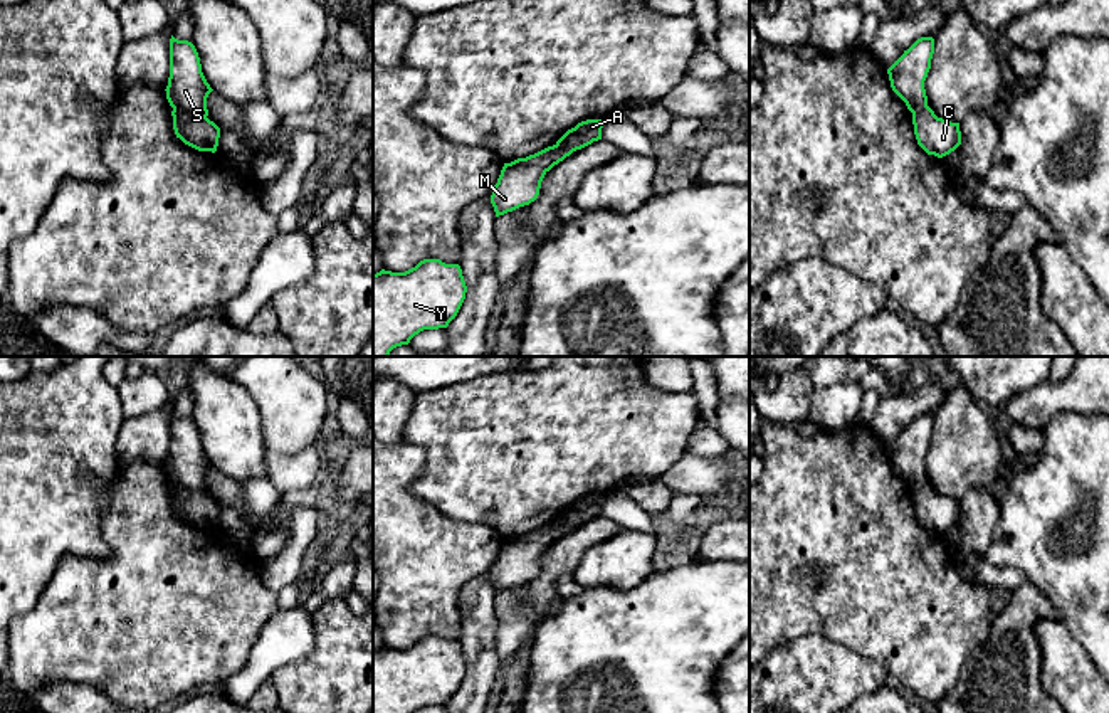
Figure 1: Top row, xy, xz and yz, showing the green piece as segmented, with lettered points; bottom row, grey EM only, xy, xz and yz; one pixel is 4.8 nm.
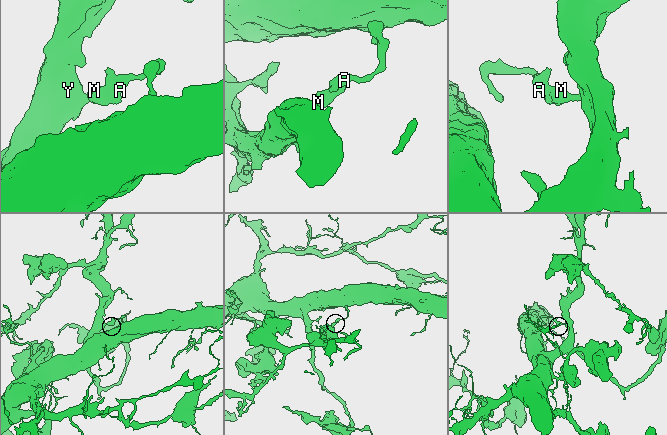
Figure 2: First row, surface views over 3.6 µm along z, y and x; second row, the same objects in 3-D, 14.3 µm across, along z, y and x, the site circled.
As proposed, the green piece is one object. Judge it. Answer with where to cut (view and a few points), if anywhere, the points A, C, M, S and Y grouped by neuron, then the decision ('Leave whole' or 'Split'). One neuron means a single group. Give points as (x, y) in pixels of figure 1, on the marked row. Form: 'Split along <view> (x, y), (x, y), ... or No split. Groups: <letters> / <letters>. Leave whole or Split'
Split along xy (173, 108), (205, 116). Groups: A S / C M Y. Split

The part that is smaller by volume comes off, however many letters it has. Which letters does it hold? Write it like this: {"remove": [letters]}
{"remove": ["A", "S"]}

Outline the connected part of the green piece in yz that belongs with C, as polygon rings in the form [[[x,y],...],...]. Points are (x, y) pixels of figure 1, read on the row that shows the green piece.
[[[929,106],[912,113],[912,124],[917,145],[928,155],[943,158],[961,145],[959,123],[938,118]]]

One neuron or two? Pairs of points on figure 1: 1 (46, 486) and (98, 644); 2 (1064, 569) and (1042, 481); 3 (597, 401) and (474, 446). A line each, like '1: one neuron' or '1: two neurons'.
1: two neurons
2: one neuron
3: one neuron

